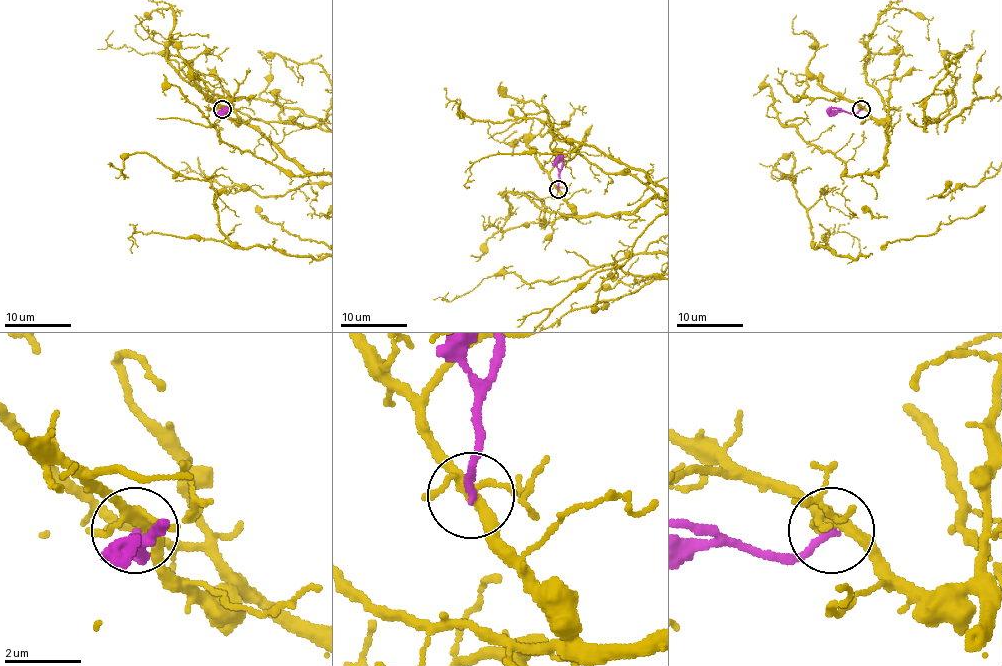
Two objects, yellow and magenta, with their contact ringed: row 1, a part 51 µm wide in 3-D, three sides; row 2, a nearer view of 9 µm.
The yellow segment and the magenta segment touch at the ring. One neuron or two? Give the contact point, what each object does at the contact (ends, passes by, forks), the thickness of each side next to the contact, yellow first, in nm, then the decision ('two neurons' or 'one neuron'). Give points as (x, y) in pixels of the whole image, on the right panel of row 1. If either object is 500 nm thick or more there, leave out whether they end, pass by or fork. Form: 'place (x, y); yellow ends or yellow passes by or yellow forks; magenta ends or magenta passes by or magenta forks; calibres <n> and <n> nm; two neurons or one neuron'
place (861, 109); yellow forks; magenta ends; calibres 240 and 180 nm; two neurons

